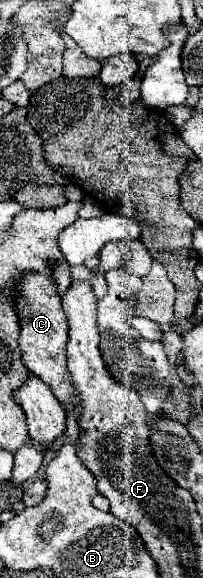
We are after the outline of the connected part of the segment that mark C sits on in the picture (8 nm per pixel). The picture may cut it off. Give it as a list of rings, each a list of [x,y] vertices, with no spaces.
[[[27,276],[27,280],[19,284],[17,308],[19,308],[19,324],[21,324],[19,344],[23,348],[23,362],[37,378],[41,378],[53,390],[53,394],[61,402],[71,402],[75,406],[75,414],[79,416],[79,400],[71,384],[71,374],[67,372],[67,356],[65,356],[69,326],[67,326],[65,312],[61,308],[57,284],[51,284],[47,276]]]

